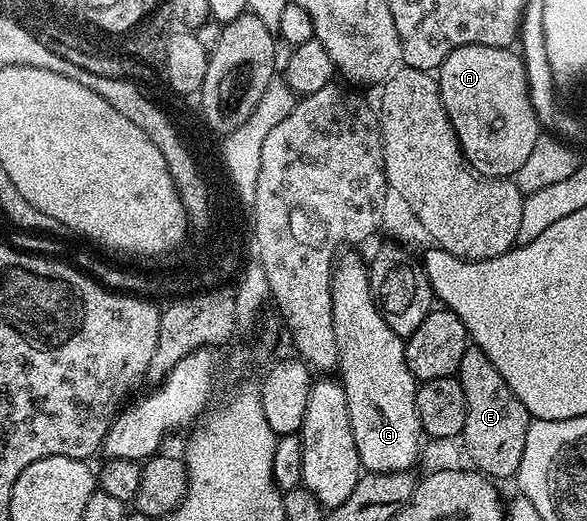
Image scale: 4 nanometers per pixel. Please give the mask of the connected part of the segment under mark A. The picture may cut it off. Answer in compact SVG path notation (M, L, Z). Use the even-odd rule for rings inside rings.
M470 44L454 48L438 71L440 95L454 124L464 159L483 178L511 179L526 164L542 127L531 103L524 59L506 46Z

